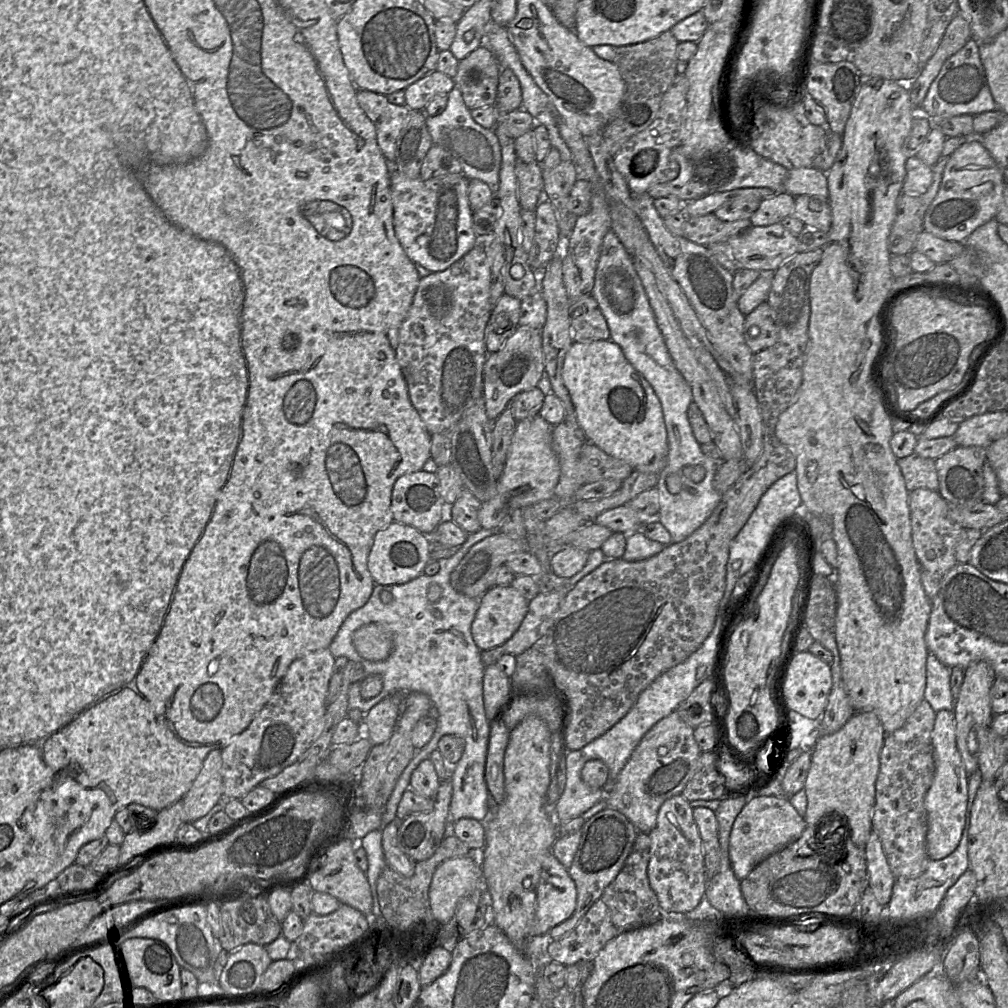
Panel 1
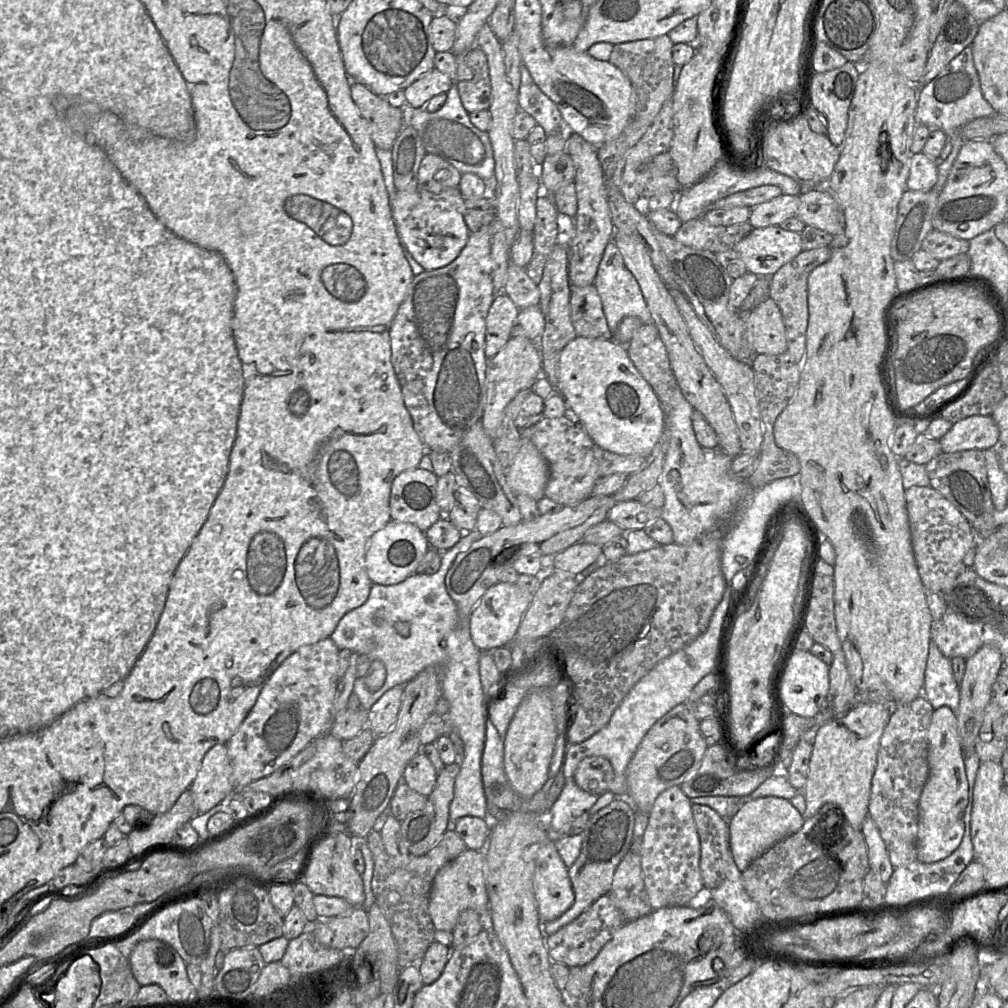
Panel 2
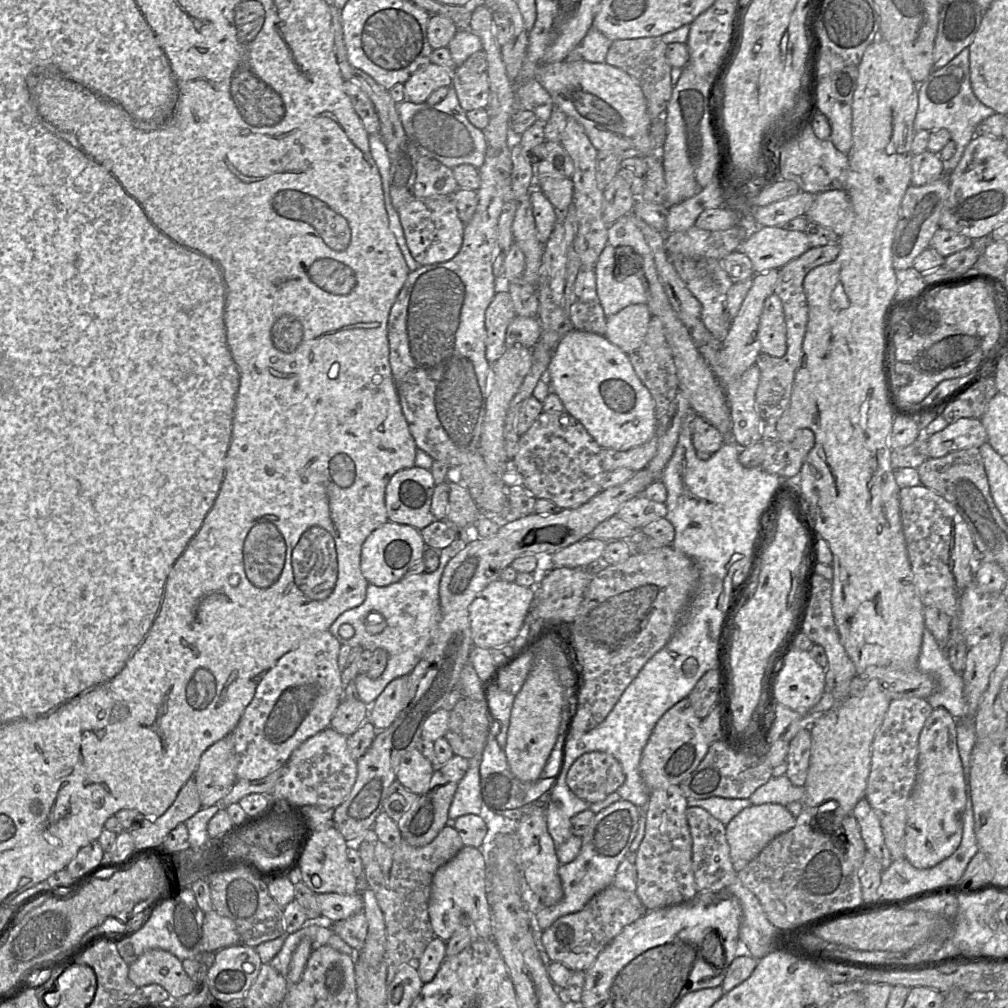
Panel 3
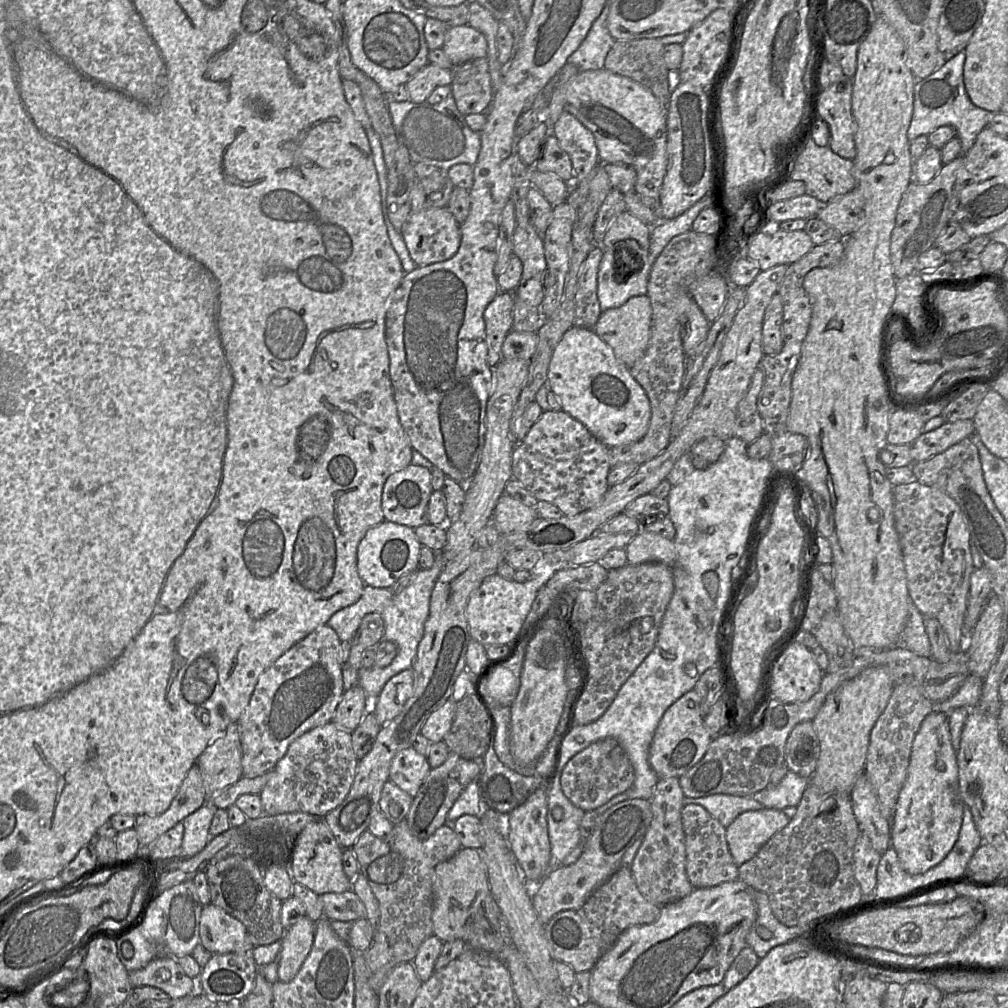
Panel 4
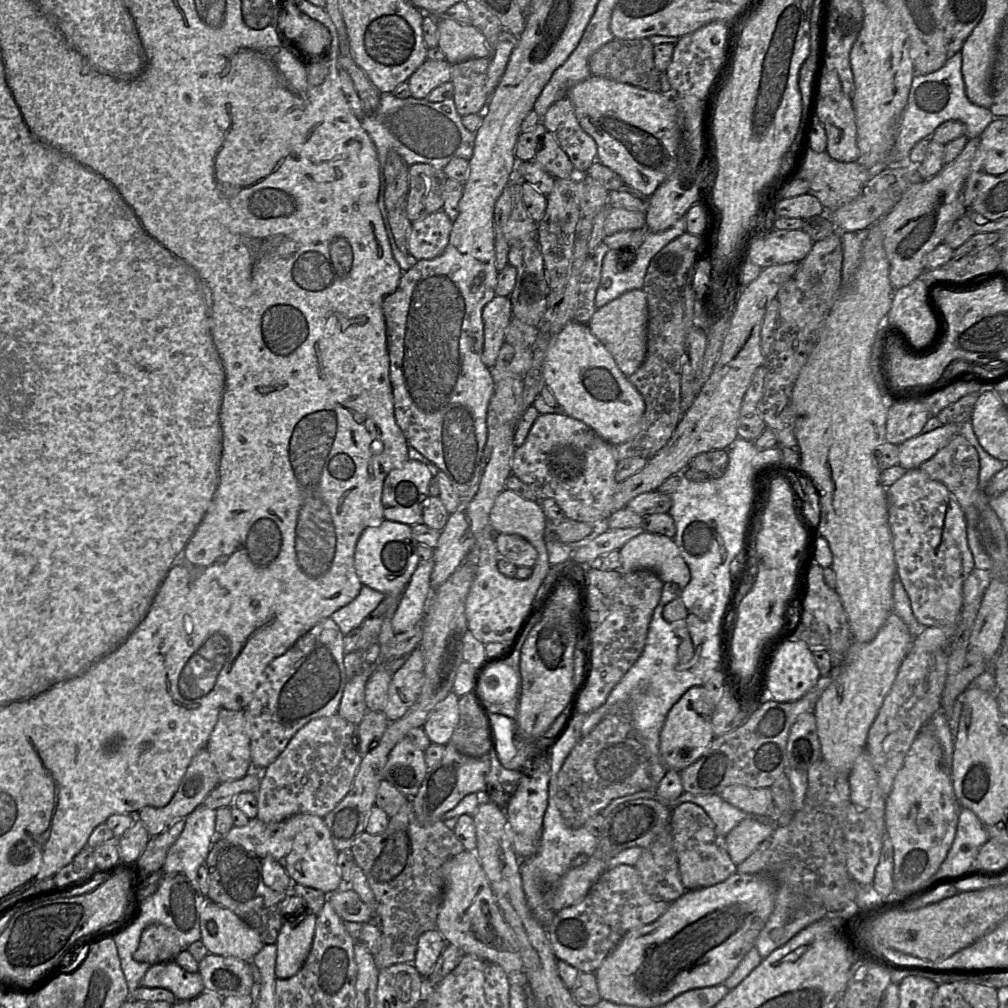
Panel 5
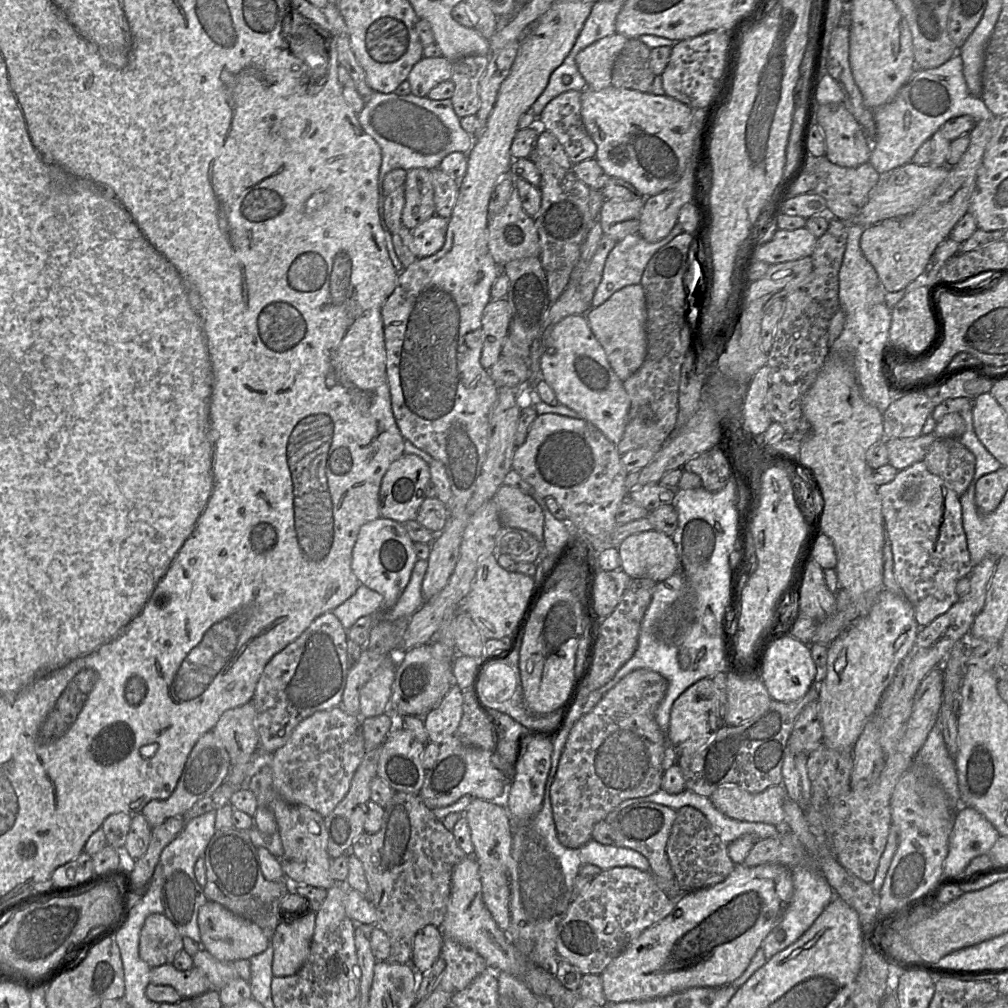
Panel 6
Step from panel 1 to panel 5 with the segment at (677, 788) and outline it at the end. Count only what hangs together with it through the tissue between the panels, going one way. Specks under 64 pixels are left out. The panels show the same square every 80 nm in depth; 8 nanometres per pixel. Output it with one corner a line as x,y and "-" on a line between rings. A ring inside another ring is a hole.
704,686
689,688
667,713
660,732
660,756
668,770
681,771
698,760
715,737
712,730
714,702

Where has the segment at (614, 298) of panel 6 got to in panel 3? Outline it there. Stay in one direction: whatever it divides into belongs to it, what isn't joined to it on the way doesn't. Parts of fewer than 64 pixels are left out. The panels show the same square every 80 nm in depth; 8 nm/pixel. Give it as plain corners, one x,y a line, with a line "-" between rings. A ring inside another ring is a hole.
646,303
629,305
606,318
604,336
629,355
641,345
650,319
651,313

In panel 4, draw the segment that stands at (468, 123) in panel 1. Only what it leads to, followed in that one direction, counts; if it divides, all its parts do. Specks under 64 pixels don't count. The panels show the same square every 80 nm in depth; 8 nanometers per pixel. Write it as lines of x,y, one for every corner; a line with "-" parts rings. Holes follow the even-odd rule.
452,94
439,103
395,101
388,97
388,110
400,143
408,149
412,164
427,163
449,170
458,163
474,165
481,148
479,132
471,130

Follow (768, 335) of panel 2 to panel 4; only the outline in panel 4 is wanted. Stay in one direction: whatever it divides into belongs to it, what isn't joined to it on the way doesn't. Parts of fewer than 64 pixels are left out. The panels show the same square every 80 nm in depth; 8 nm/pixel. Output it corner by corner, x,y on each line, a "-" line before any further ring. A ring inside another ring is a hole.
775,293
768,304
762,325
762,348
765,355
775,356
782,351
783,304

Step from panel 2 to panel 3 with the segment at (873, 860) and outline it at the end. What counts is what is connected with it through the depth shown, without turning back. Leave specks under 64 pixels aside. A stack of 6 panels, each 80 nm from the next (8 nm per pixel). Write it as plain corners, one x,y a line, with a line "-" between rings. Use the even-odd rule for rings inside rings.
866,797
857,802
853,815
859,824
867,851
880,862
883,870
888,868
892,863
890,851
885,844
879,818

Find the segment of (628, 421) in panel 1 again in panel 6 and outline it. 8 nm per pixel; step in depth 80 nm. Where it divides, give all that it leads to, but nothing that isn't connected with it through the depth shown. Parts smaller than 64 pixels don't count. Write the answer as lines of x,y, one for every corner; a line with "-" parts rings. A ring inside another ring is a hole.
569,315
556,323
540,358
541,379
553,390
559,404
575,412
617,445
628,421
630,399
593,335
585,315

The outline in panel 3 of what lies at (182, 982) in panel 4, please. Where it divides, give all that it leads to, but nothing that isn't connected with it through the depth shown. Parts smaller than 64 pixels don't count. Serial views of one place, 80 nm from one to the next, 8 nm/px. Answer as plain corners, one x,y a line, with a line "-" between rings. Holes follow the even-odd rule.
161,949
147,950
129,965
129,979
138,987
150,984
162,986
171,999
189,994
193,981
185,973
182,961

